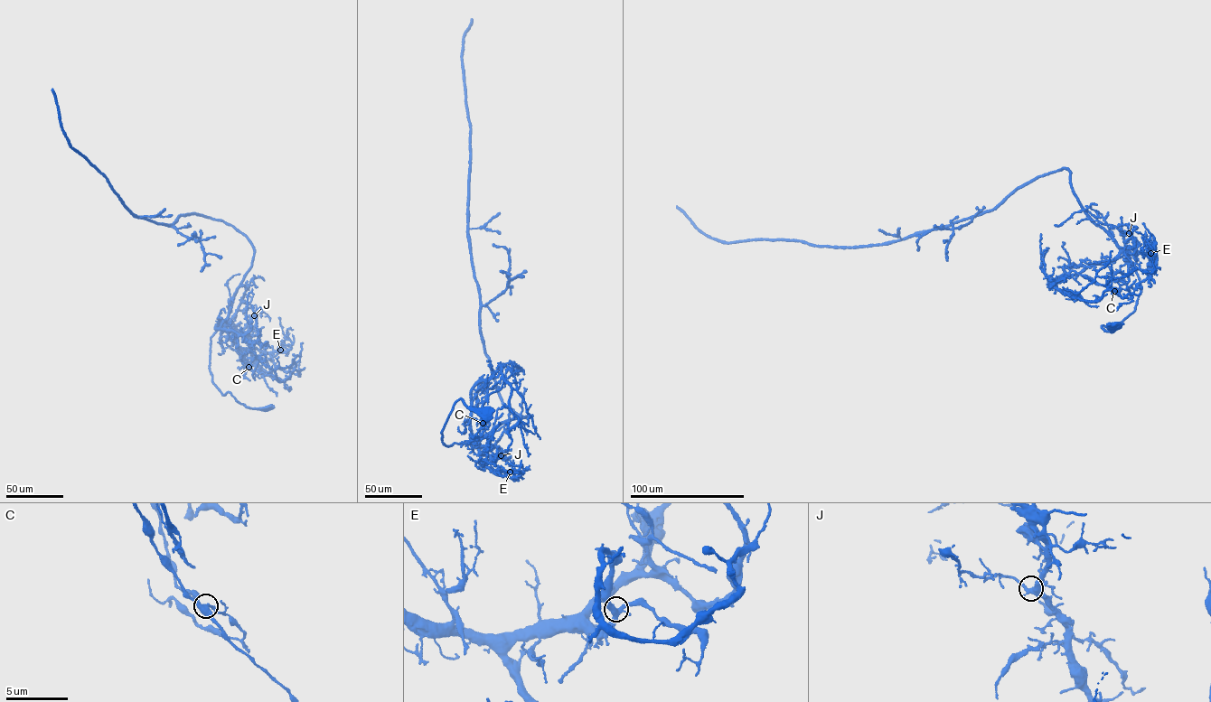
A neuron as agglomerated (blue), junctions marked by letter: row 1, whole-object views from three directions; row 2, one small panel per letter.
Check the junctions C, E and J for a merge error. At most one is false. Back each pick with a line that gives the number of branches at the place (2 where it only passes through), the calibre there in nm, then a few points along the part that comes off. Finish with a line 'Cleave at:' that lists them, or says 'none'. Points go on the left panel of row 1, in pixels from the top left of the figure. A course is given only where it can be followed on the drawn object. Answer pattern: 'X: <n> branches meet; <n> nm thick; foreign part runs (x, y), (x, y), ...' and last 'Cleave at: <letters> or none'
C: 4 branches meet; 400 nm thick; foreign part runs (248, 367), (235, 338)
Cleave at: C

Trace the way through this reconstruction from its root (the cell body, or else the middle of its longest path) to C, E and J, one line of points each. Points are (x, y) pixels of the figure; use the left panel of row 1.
C: (267, 407), (248, 407), (213, 382), (211, 339), (218, 330), (225, 329), (248, 367)
E: (267, 407), (250, 408), (230, 392), (222, 394), (210, 369), (211, 339), (228, 322), (258, 349), (280, 350)
J: (267, 407), (250, 408), (230, 392), (223, 395), (210, 369), (212, 335), (228, 322), (240, 332), (254, 315)

